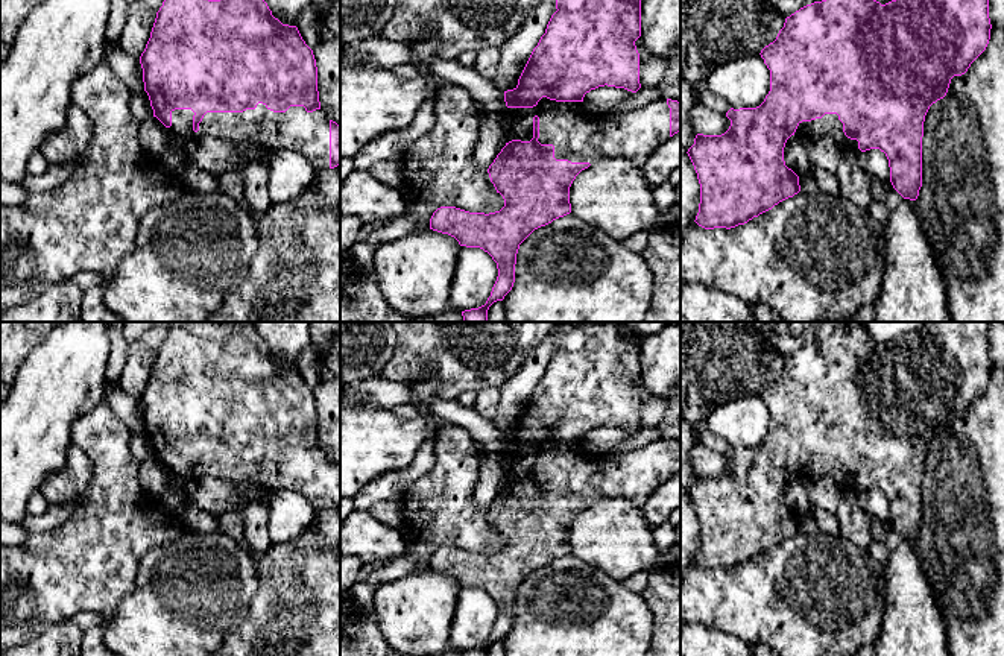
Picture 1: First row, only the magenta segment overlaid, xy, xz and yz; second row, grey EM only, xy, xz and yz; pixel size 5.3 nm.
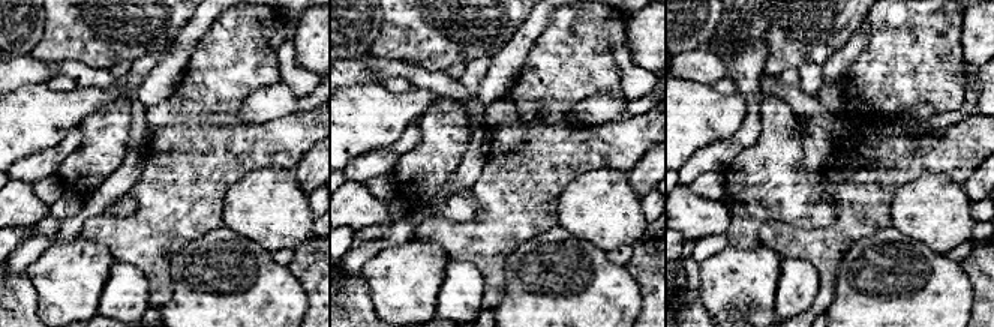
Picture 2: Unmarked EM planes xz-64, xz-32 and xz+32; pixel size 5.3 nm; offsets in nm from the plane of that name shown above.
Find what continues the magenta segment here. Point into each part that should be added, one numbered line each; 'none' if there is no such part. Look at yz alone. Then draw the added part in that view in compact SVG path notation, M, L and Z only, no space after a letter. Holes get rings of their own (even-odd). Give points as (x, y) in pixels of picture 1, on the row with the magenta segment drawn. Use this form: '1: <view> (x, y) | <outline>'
1: yz (830, 125) | M825 114L822 118L802 121L794 135L800 138L831 137L841 152L846 152L854 158L861 158L864 155L864 152L858 149L858 141L845 135L843 123L838 120L837 114Z

